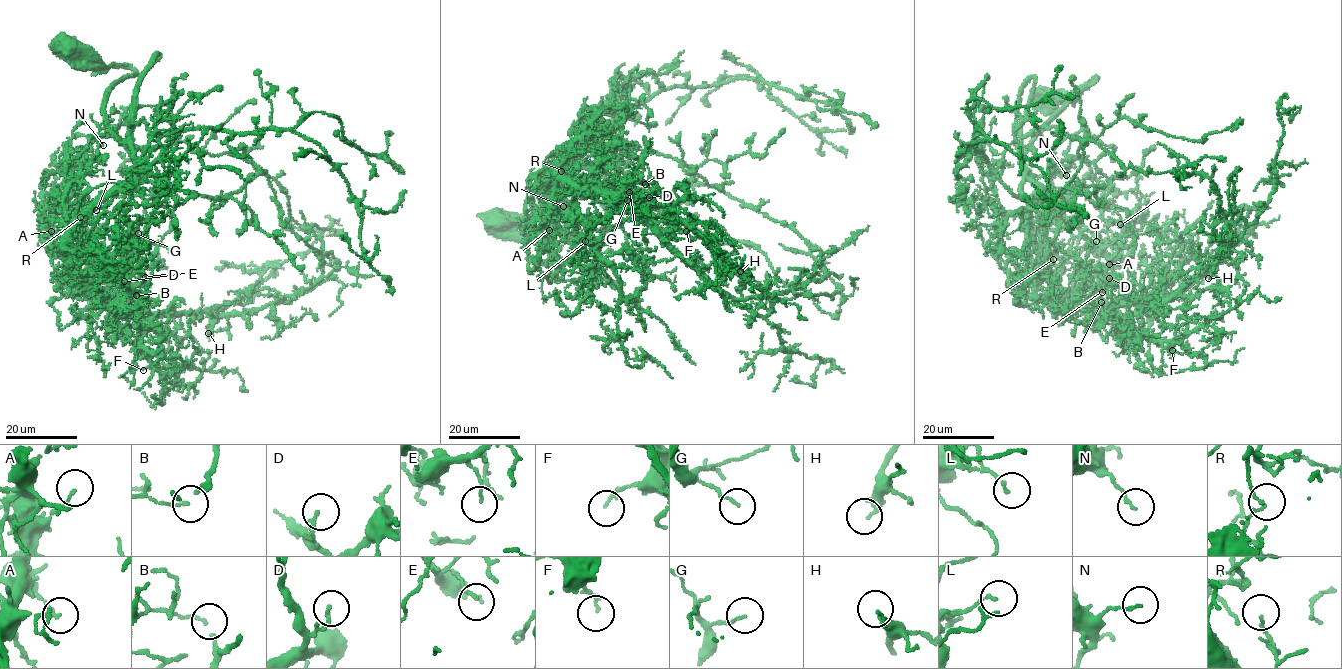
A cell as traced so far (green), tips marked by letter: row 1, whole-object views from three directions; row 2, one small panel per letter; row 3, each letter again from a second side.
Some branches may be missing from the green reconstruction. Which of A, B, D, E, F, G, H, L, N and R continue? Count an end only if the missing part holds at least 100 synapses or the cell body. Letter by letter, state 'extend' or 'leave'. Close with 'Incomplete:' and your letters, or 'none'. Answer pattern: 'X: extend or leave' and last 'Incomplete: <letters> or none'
A: leave
B: leave
D: leave
E: leave
F: leave
G: leave
H: leave
L: leave
N: extend
R: leave
Incomplete: N

